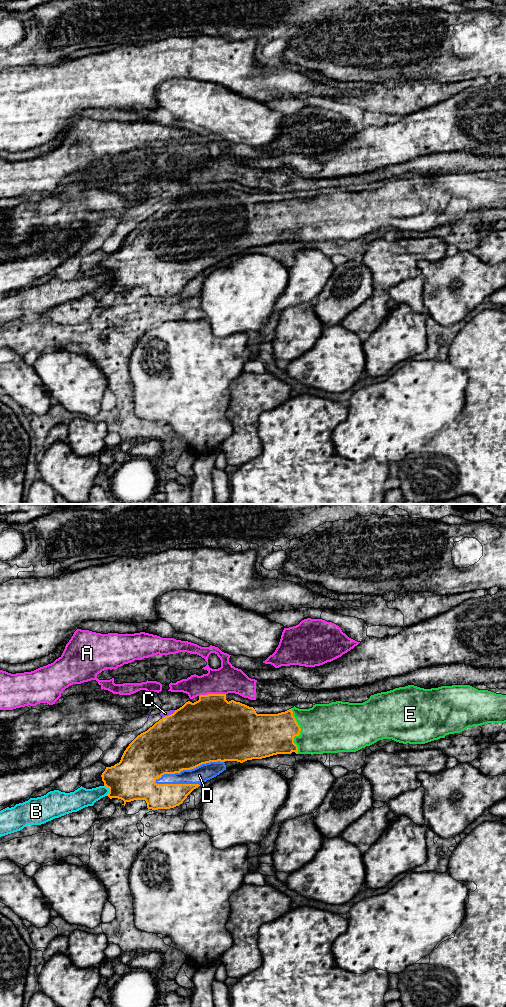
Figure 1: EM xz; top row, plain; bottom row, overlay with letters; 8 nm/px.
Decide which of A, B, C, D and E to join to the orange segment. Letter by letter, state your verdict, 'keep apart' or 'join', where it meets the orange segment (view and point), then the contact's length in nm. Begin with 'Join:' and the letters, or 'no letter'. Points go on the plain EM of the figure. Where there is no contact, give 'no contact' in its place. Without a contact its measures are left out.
Join: C, D, E
A: keep apart; contact xz (212, 182); length 220 nm
B: keep apart; contact xz (109, 278); length 100 nm
C: join; contact xz (168, 203); length 130 nm
D: join; contact xz (188, 257); length 600 nm
E: join; contact xz (299, 220); length 380 nm

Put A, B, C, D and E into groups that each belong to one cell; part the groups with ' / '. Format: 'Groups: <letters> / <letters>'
Groups: A / B / C D E

